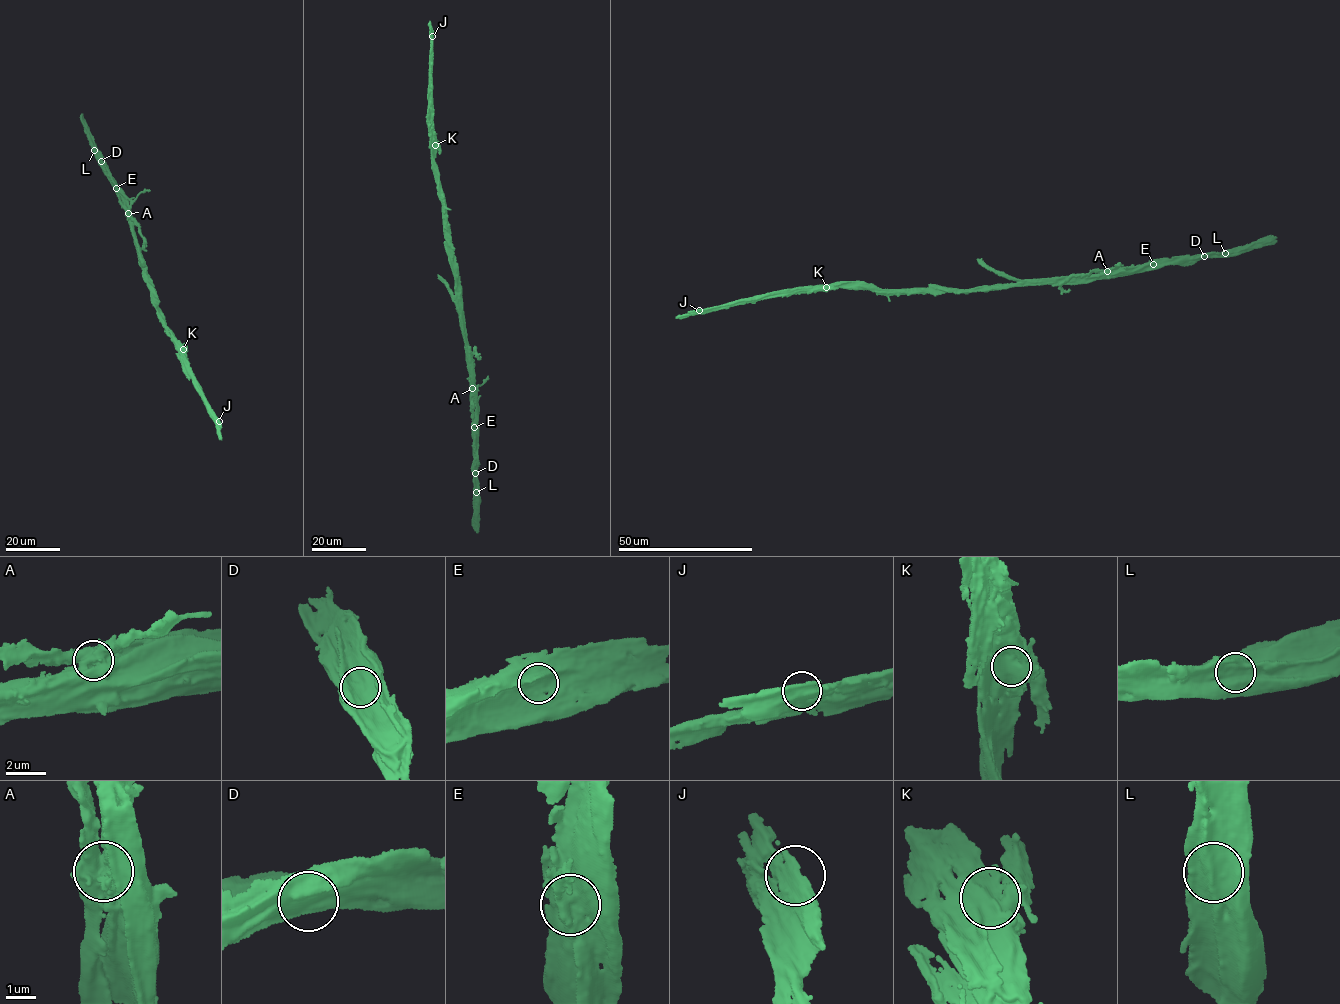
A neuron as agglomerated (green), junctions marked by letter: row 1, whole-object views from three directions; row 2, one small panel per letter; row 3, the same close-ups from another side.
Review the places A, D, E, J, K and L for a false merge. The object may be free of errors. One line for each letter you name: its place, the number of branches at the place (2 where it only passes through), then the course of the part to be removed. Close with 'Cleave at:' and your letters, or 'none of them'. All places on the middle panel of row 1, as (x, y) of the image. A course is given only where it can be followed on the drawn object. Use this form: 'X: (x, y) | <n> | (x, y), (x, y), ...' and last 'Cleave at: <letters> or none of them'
A: (472, 388) | 2 | (472, 388), (474, 349), (480, 359)
Cleave at: A

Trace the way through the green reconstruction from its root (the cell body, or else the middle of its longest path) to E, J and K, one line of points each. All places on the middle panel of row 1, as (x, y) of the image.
E: (460, 279), (463, 332), (476, 403), (474, 427)
J: (460, 279), (458, 266), (452, 260), (444, 199), (432, 155), (432, 36)
K: (460, 279), (458, 266), (452, 260), (444, 199), (433, 159), (435, 145)

